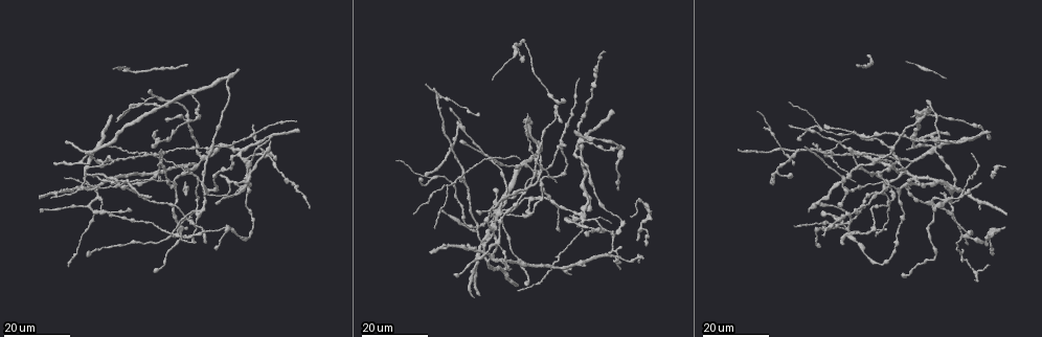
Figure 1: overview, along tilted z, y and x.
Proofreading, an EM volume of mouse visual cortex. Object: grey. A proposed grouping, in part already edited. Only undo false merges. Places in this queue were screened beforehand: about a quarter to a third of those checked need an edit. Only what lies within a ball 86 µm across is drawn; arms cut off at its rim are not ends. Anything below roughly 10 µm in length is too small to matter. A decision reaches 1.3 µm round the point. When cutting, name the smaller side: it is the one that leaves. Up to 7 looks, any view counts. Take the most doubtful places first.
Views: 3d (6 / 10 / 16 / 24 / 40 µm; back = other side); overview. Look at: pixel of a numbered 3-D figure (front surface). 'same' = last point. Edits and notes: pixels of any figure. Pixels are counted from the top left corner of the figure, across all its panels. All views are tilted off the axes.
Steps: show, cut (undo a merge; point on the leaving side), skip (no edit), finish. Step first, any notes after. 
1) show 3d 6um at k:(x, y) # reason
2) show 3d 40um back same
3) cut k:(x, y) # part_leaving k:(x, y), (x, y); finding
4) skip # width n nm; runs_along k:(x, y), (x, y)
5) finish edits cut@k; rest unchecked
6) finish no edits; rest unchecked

show 3d 16um at 1:(581, 219) # arms run side by side

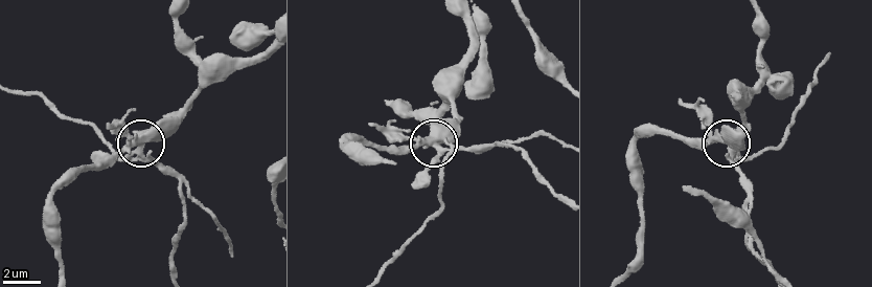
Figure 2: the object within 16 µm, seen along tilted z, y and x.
show 3d 6um at 2:(140, 148) # zoom in

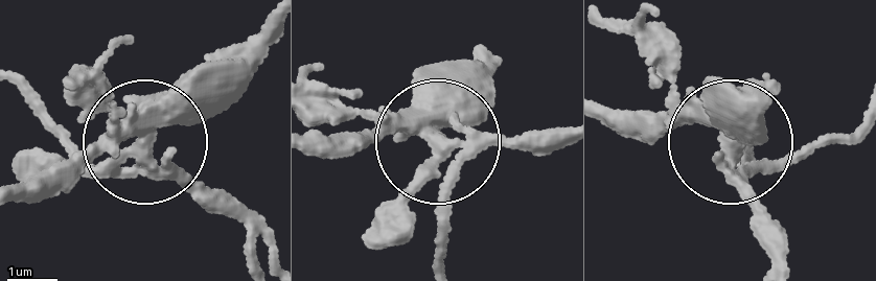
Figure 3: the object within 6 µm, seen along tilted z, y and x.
show 3d 6um back at 3:(432, 140) # from behind

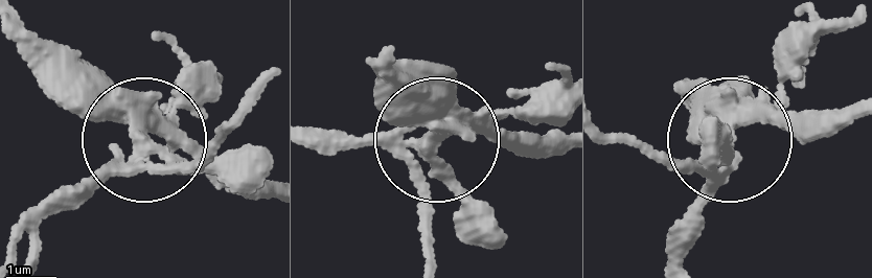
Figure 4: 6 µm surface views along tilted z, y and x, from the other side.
cut 4:(454, 188) # width 350 nm; a second neuron is stuck on

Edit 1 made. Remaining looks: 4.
show overview # see it whole again

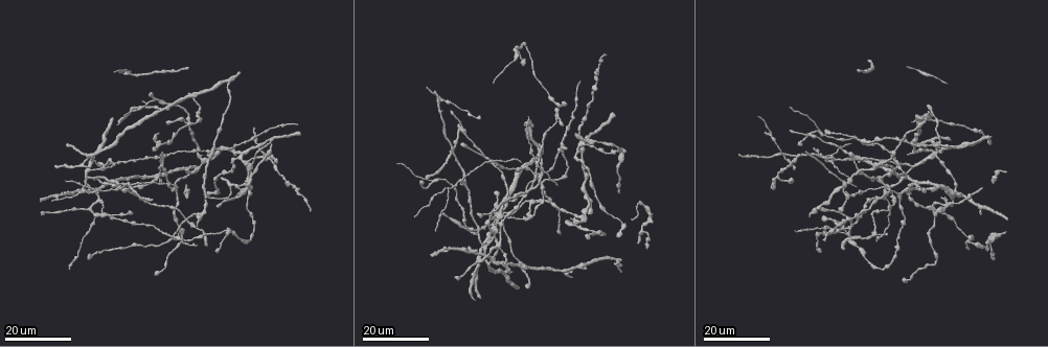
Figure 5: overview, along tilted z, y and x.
show 3d 24um at 5:(431, 181) # three arms meet

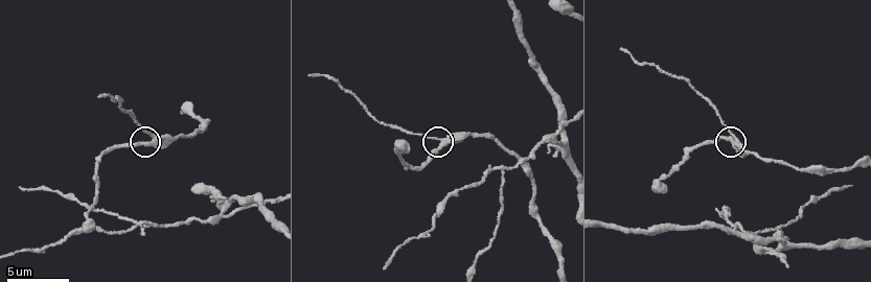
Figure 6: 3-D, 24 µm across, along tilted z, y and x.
show 3d 6um at 6:(445, 139) # zoom in

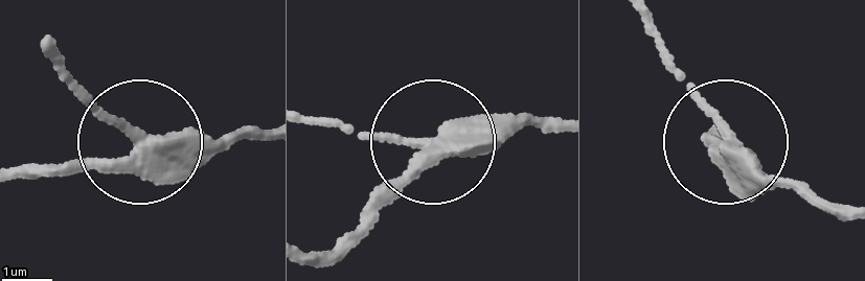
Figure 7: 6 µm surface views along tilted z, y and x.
skip # side_arm 13 um; runs_along 7:(263, 133), (27, 167); one neuron here

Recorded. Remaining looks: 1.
finish edits cut@4; rest unchecked

